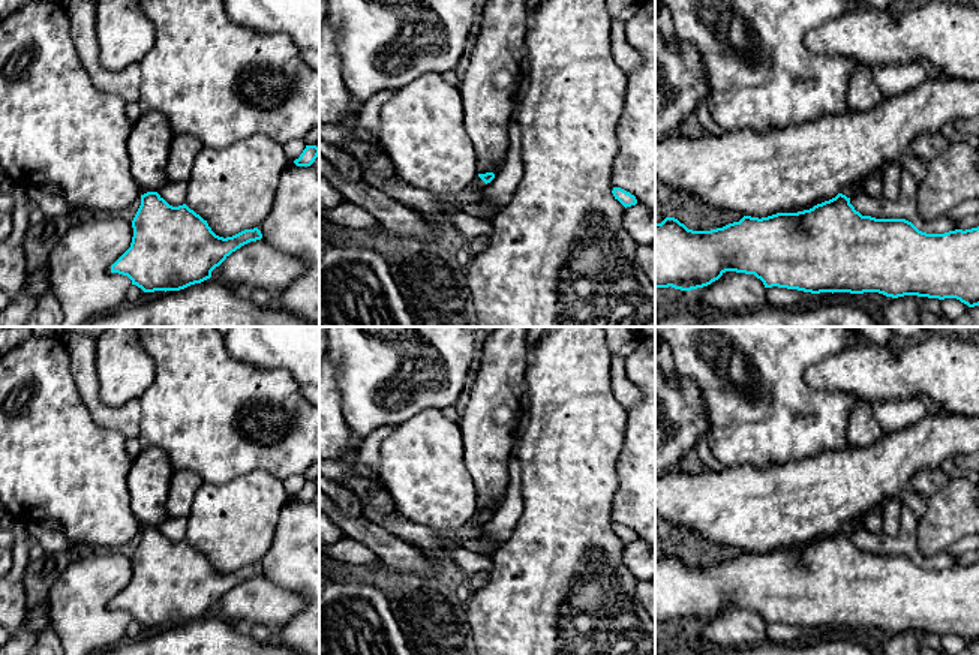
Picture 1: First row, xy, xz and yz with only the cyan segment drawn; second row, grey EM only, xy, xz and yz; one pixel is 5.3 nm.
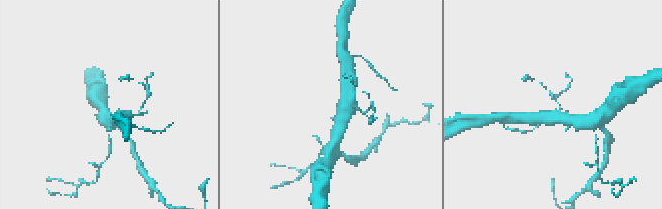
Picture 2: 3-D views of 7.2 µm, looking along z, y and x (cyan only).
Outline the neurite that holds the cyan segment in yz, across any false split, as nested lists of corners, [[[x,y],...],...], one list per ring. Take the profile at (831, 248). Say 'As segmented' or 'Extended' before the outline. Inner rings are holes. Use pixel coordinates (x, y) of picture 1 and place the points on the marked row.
Extended. [[[844,187],[835,198],[798,213],[777,213],[768,217],[744,216],[739,222],[711,231],[688,229],[675,217],[655,223],[655,288],[691,291],[718,280],[726,271],[754,274],[765,288],[787,288],[811,294],[879,292],[898,298],[918,295],[957,298],[969,307],[979,306],[979,226],[945,234],[927,234],[906,219],[862,216],[850,204],[855,187]]]

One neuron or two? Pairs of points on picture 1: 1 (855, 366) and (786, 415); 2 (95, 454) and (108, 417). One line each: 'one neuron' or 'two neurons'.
1: two neurons
2: two neurons

